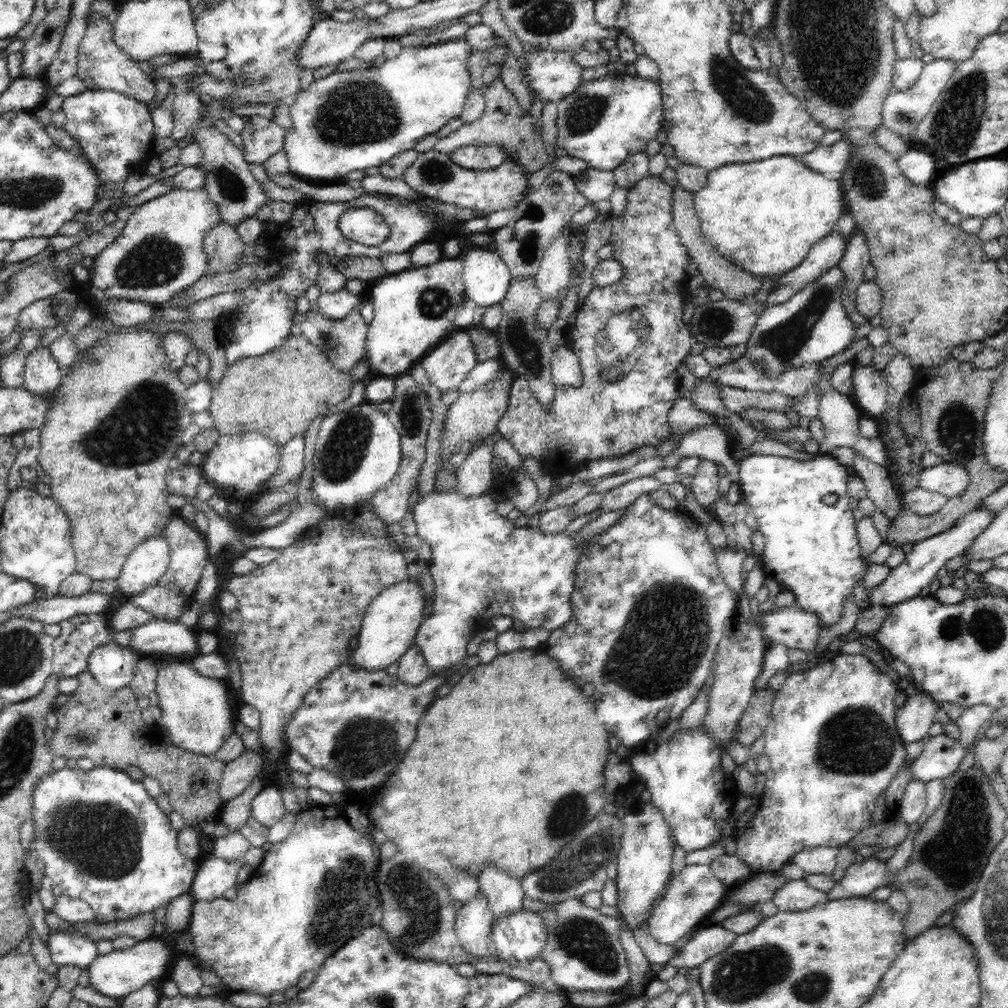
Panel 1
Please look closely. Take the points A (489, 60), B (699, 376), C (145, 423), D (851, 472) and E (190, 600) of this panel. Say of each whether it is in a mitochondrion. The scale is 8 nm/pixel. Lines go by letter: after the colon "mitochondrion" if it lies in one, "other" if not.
A: other
B: other
C: mitochondrion
D: other
E: other

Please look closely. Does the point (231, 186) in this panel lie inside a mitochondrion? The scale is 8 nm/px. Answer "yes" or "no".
yes

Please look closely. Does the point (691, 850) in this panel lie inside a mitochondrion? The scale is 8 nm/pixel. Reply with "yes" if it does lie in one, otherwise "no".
no

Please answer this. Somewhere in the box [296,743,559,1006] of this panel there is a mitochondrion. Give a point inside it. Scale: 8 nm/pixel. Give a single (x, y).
(340, 909)

